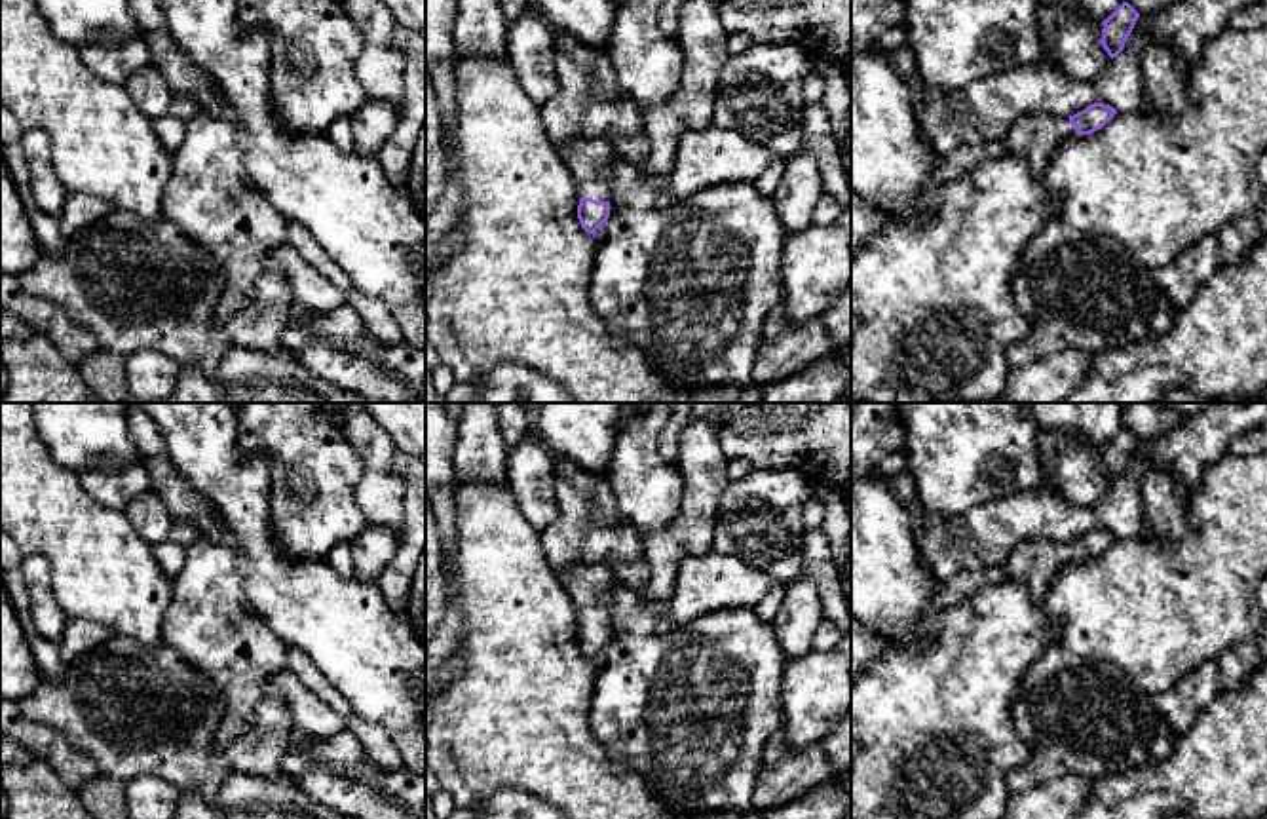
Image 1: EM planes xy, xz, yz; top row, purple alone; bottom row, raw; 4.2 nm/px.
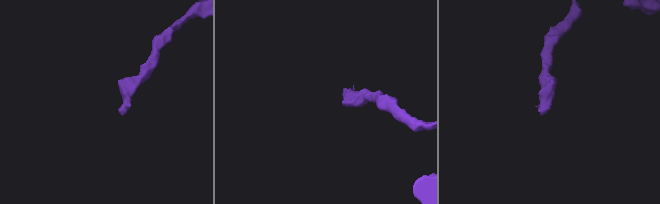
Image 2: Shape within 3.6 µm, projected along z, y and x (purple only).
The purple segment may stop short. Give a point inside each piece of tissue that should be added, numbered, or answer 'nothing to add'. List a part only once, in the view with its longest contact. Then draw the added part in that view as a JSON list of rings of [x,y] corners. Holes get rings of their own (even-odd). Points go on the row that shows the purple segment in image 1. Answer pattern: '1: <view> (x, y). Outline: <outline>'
1: xz (589, 160). Outline: [[[577,139],[557,146],[568,165],[579,198],[612,200],[612,165],[619,158],[606,139]]]

